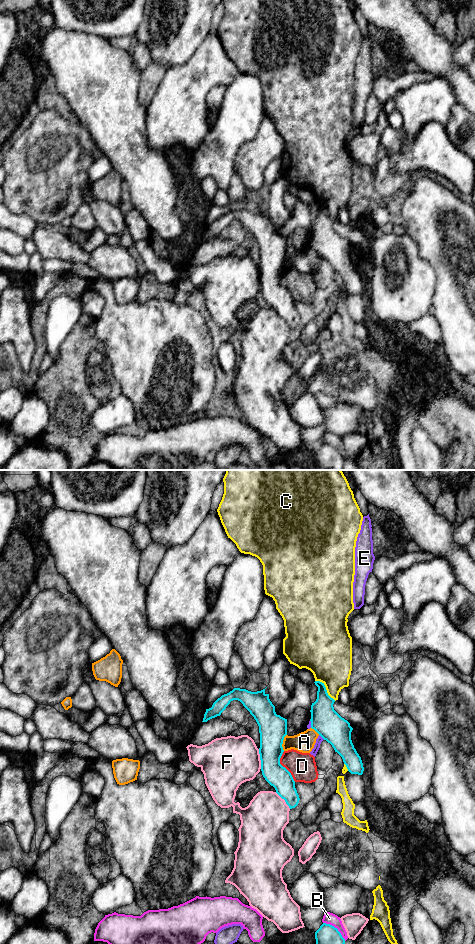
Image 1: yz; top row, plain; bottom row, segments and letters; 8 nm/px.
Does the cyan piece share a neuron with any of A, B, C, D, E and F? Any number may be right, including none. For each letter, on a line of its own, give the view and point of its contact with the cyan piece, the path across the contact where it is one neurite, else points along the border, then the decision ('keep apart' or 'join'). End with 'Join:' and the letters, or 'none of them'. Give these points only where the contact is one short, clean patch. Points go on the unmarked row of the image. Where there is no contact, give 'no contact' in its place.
A: yz (282, 262) | keep apart
B: yz (336, 448) | keep apart
C: yz (325, 209) | keep apart
D: yz (282, 286) | keep apart
E: yz (322, 257) | keep apart
F: yz (260, 279) | keep apart
Join: none of them

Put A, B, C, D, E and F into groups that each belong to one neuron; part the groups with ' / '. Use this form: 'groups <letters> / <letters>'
groups A / B / C / D / E / F

